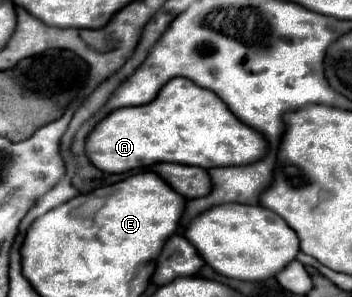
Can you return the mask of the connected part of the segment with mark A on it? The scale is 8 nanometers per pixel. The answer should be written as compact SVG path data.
M185 77L171 79L149 105L109 113L87 137L87 157L107 173L125 173L157 163L183 163L203 169L237 167L261 161L267 151L269 145L261 133L243 125L215 93Z

